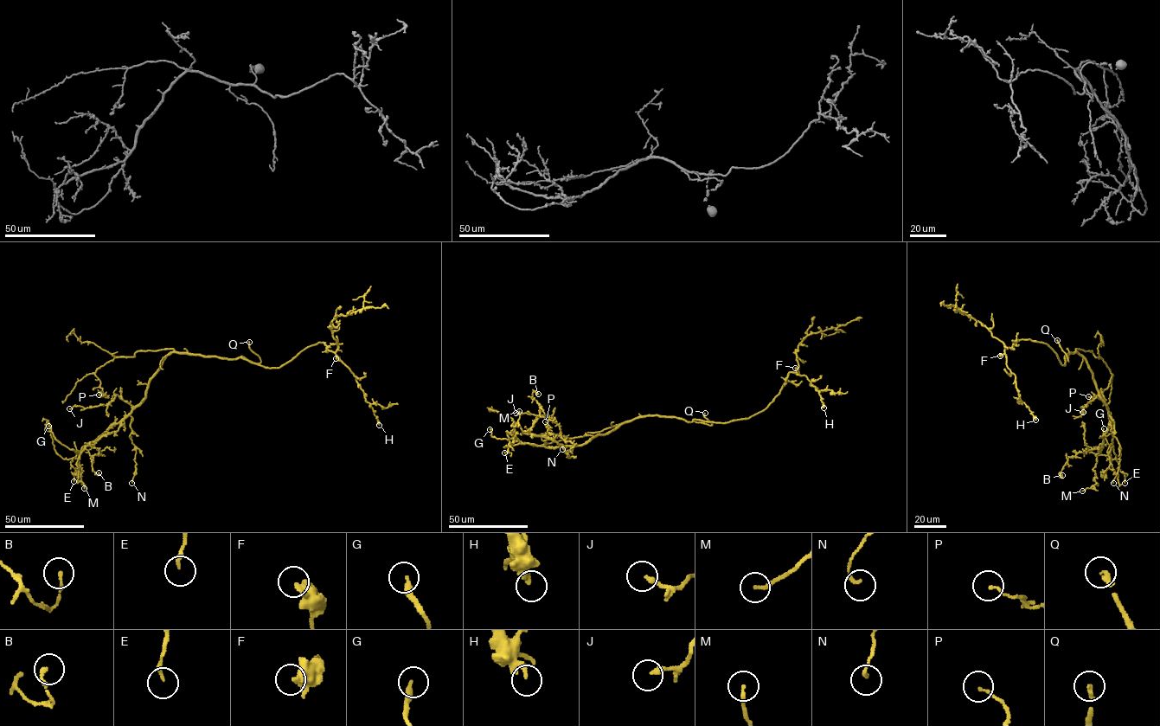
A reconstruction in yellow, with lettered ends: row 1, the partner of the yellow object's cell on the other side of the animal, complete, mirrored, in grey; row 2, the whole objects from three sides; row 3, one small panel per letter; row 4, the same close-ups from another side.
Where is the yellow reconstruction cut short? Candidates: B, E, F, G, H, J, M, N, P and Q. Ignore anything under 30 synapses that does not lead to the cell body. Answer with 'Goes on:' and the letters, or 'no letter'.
Goes on: Q

